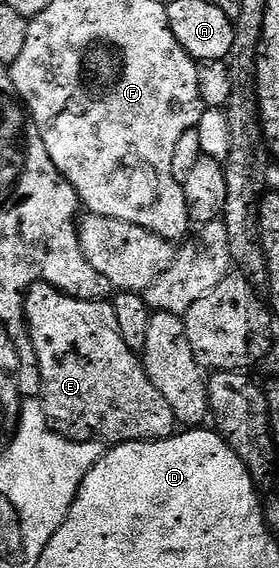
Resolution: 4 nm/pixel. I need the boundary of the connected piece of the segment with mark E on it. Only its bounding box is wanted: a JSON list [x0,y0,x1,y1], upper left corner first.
[26,283,176,443]

